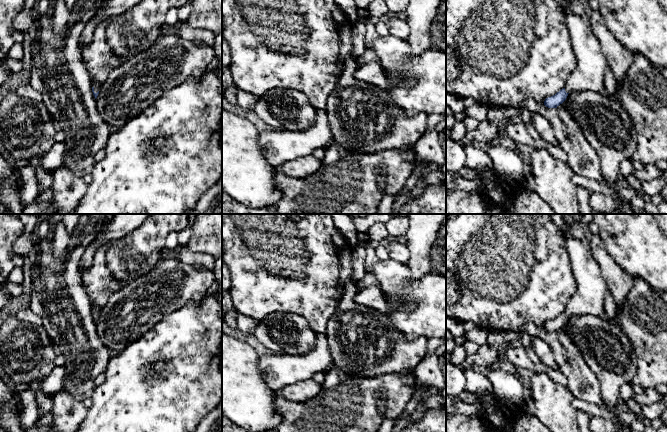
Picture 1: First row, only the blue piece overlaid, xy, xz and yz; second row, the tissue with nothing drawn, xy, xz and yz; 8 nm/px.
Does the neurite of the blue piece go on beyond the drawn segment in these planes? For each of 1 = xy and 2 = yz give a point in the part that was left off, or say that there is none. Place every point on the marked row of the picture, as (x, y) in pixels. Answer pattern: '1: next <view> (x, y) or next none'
1: next xy (96, 86)
2: next yz (589, 73)

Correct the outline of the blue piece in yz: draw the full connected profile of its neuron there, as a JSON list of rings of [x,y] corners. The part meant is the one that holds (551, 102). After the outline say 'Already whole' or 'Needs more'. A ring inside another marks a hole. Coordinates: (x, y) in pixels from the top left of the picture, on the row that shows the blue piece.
[[[571,12],[565,13],[565,24],[576,58],[576,67],[565,87],[545,99],[544,105],[548,108],[557,108],[573,91],[587,90],[601,93],[605,88],[606,59],[601,53],[590,24],[583,19],[583,16]]]. Needs more

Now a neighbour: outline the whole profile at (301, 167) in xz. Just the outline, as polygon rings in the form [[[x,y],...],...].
[[[311,154],[282,163],[279,170],[290,177],[304,178],[321,168],[321,160]]]

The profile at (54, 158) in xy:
[[[55,142],[51,149],[41,156],[40,166],[48,171],[57,169],[63,164],[65,155],[65,143]]]

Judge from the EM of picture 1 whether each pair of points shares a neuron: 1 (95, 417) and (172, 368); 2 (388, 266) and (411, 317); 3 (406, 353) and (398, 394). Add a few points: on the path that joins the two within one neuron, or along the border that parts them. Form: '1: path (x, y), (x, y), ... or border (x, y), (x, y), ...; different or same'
1: path (114, 417), (123, 417), (153, 387); same
2: path (382, 283), (395, 293), (418, 301); same
3: border (412, 369), (403, 369), (380, 375); different

